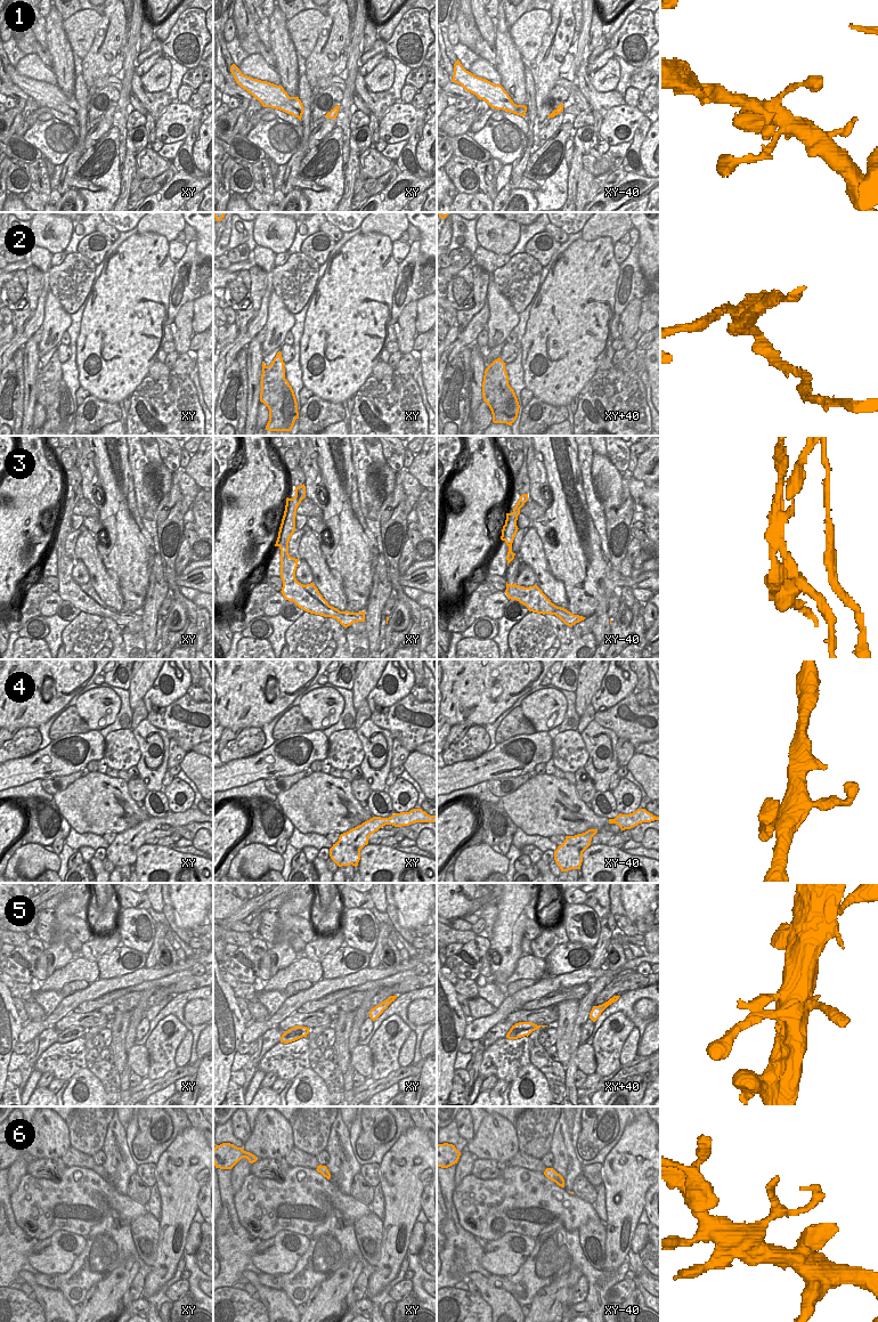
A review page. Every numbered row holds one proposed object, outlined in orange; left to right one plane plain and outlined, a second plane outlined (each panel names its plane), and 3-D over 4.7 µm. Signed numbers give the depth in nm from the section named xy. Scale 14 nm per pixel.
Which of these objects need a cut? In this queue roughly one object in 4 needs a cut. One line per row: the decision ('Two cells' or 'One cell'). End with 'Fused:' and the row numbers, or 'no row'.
1: One cell
2: Two cells
3: Two cells
4: One cell
5: One cell
6: Two cells
Fused: 2, 3, 6

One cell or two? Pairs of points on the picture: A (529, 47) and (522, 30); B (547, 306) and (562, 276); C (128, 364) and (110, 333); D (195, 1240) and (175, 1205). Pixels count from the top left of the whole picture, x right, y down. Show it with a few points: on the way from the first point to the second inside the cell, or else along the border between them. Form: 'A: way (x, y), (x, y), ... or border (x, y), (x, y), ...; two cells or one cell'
A: way (526, 43), (526, 34); one cell
B: way (554, 299), (562, 291), (562, 283); one cell
C: way (121, 356), (116, 351), (116, 341); one cell
D: border (192, 1221), (183, 1249); two cells

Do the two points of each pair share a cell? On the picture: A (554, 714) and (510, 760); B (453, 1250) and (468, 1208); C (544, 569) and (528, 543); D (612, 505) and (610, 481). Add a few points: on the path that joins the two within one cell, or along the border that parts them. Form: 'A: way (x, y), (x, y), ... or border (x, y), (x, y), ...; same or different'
A: border (536, 730), (546, 732); different
B: border (452, 1201), (458, 1223), (473, 1237); different
C: way (537, 562), (531, 550); same
D: way (611, 500), (610, 487); same

